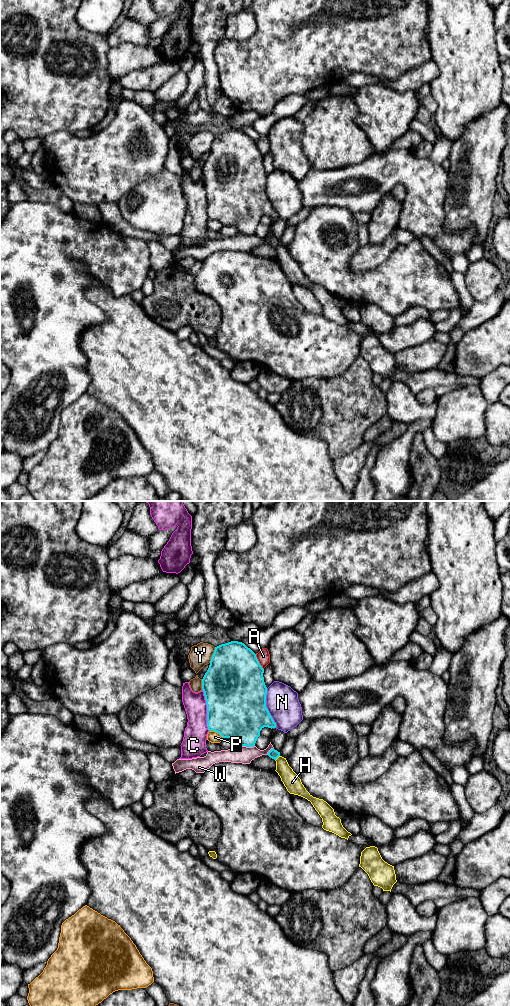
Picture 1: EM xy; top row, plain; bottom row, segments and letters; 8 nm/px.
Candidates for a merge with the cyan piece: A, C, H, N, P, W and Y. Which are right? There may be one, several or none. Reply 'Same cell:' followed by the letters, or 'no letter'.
Same cell: no letter

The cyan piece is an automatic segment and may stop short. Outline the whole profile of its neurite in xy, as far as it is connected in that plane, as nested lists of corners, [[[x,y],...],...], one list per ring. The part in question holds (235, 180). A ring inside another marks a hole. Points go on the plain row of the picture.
[[[231,129],[215,135],[202,167],[209,219],[254,235],[264,215],[276,216],[266,195],[263,161],[256,142],[244,131]]]

